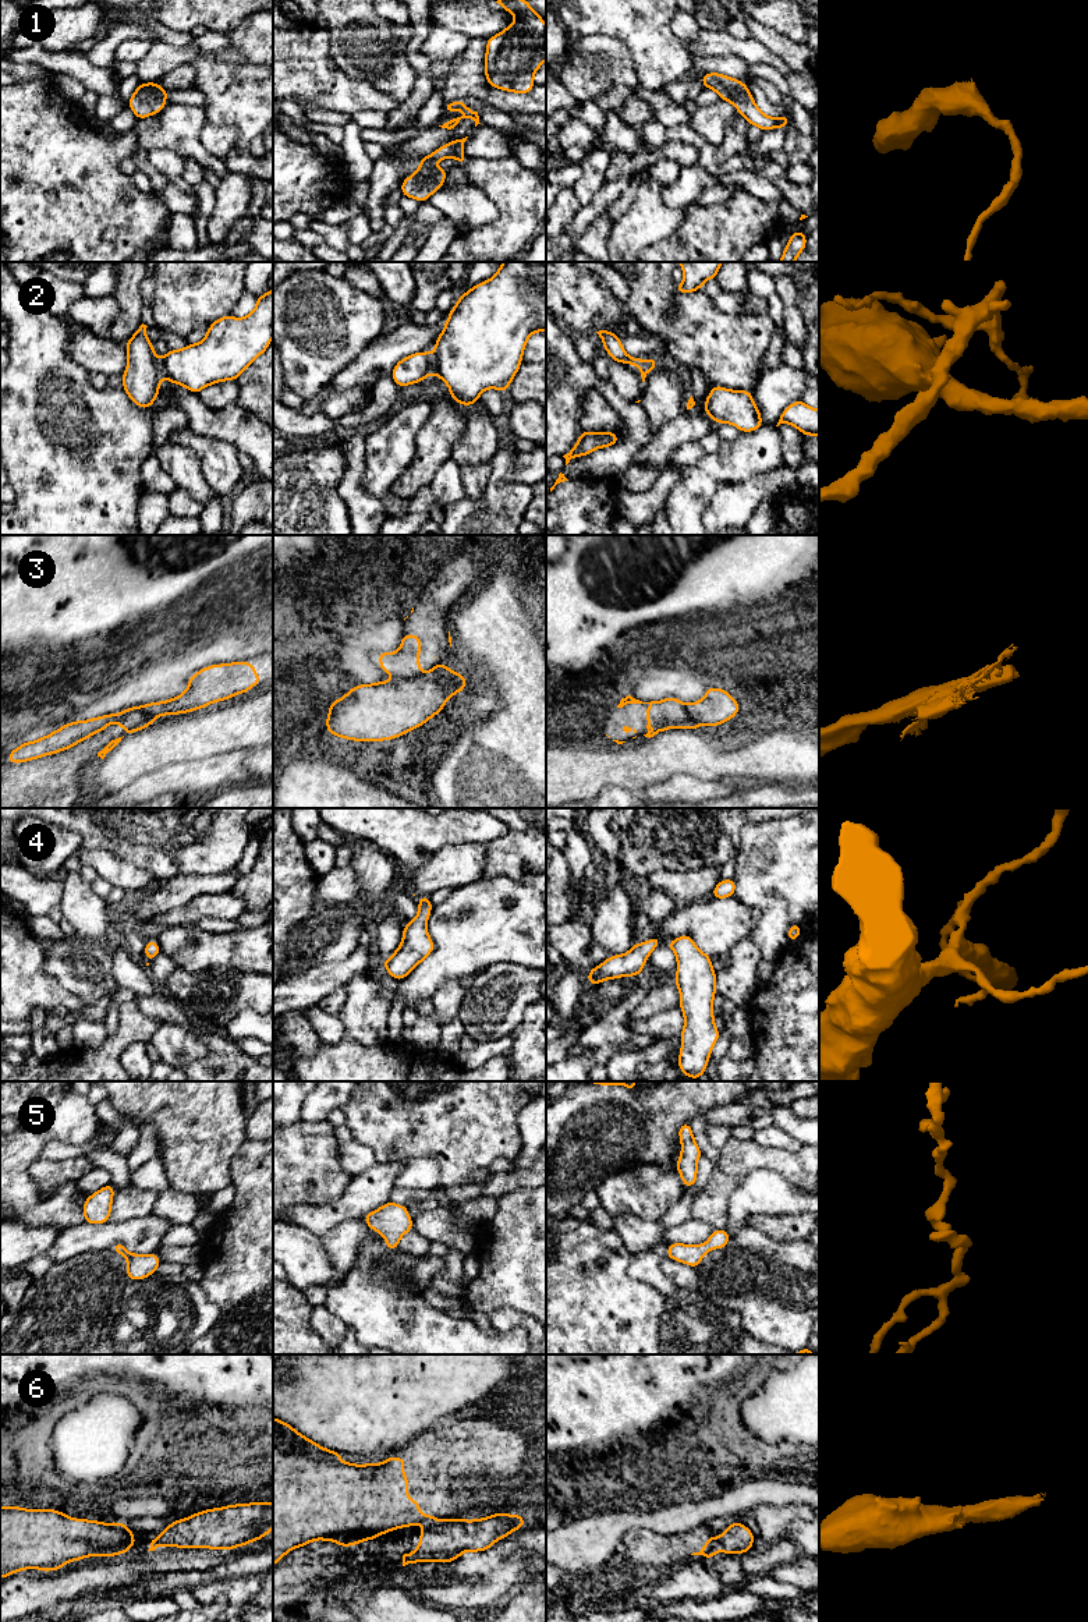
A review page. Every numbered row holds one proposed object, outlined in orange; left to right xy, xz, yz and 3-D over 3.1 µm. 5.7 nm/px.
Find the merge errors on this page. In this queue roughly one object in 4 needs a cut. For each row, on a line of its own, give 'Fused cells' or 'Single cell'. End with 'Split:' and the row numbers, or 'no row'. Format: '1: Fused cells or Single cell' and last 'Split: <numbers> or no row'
1: Single cell
2: Fused cells
3: Fused cells
4: Single cell
5: Single cell
6: Fused cells
Split: 2, 3, 6

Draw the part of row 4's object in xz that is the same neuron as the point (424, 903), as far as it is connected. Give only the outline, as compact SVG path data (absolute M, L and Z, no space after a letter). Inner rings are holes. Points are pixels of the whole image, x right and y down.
M419 896L419 911L412 921L405 922L400 946L389 959L382 961L383 967L394 980L401 981L405 978L433 952L435 945L426 929L432 909L433 904L429 897Z

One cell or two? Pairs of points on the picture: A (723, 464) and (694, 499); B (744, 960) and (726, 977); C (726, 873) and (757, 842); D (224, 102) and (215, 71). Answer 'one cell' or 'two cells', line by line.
A: one cell
B: one cell
C: two cells
D: one cell

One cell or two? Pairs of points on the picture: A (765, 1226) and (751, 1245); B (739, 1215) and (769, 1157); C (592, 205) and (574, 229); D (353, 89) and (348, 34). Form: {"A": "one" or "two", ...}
{"A": "two", "B": "two", "C": "one", "D": "two"}

